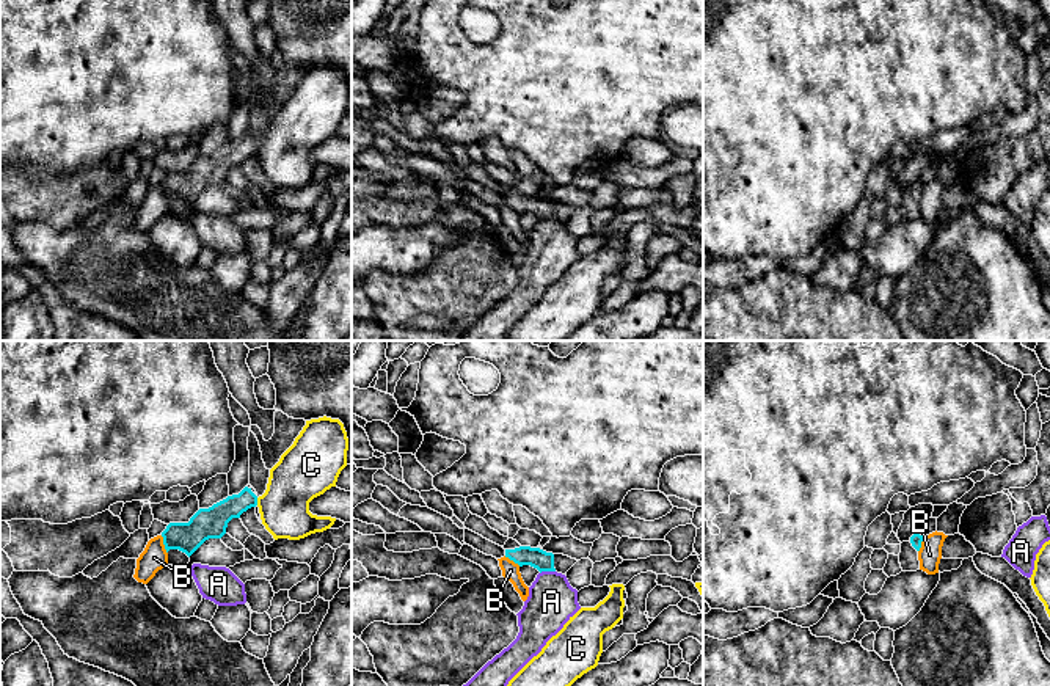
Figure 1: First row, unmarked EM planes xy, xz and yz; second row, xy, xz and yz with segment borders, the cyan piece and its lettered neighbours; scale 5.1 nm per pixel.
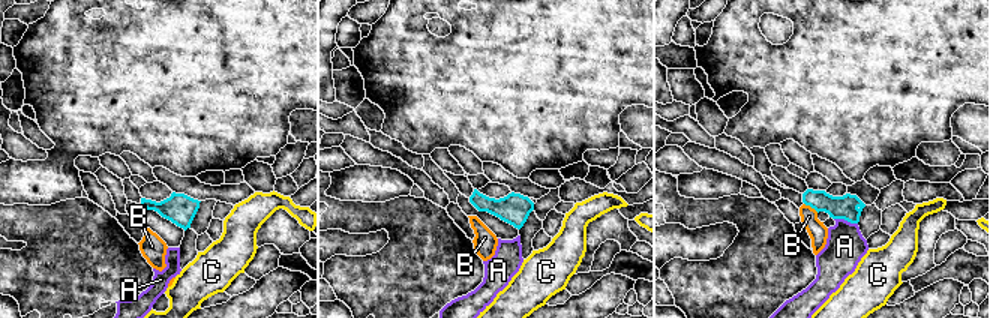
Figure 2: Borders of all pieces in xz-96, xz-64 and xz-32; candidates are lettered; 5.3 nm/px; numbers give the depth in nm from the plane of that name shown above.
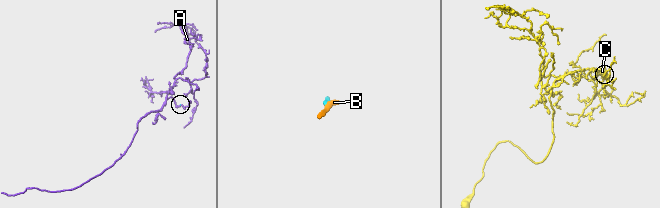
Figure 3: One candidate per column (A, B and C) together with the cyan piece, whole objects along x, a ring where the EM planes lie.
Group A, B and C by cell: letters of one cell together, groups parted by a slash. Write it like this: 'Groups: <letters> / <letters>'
Groups: A / B / C

